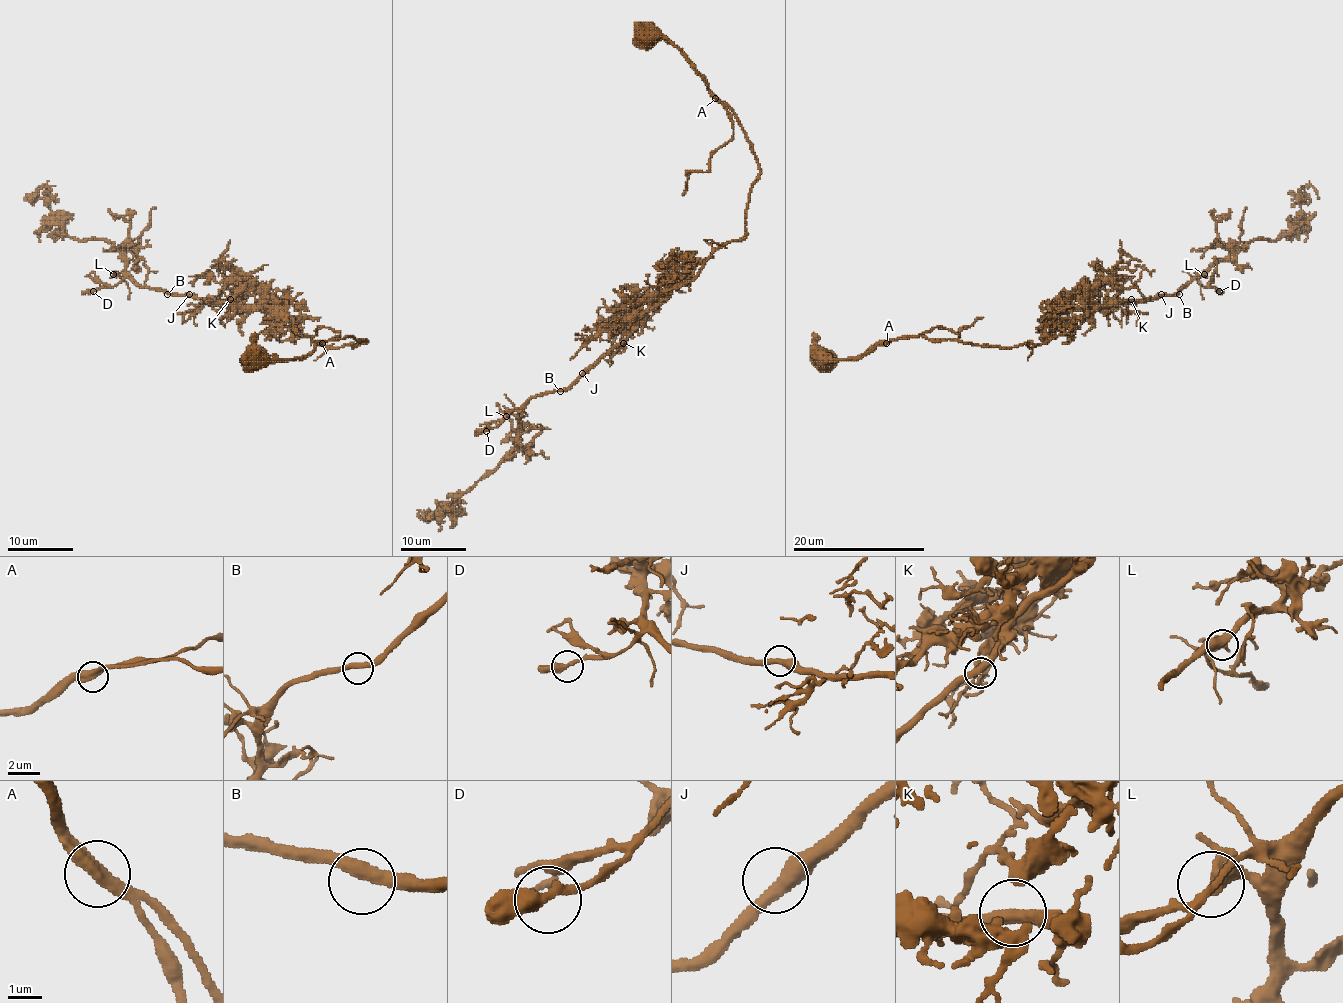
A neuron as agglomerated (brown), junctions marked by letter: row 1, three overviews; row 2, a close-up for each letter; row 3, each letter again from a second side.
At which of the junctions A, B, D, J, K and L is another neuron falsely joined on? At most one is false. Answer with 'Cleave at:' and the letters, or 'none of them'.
Cleave at: A

